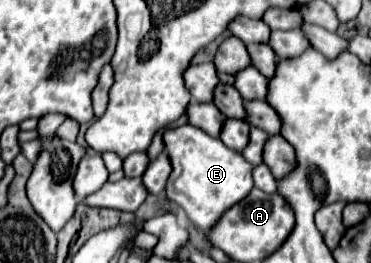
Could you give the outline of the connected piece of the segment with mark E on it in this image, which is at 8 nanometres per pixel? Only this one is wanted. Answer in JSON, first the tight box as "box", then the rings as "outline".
{"box":[162,124,252,232],"outline":[[[184,124],[170,128],[162,134],[164,152],[170,158],[172,172],[166,182],[166,198],[184,208],[186,216],[202,232],[218,220],[222,210],[236,204],[252,190],[252,166],[244,160],[240,152],[234,152],[222,144],[222,140],[206,136],[206,132]]]}

